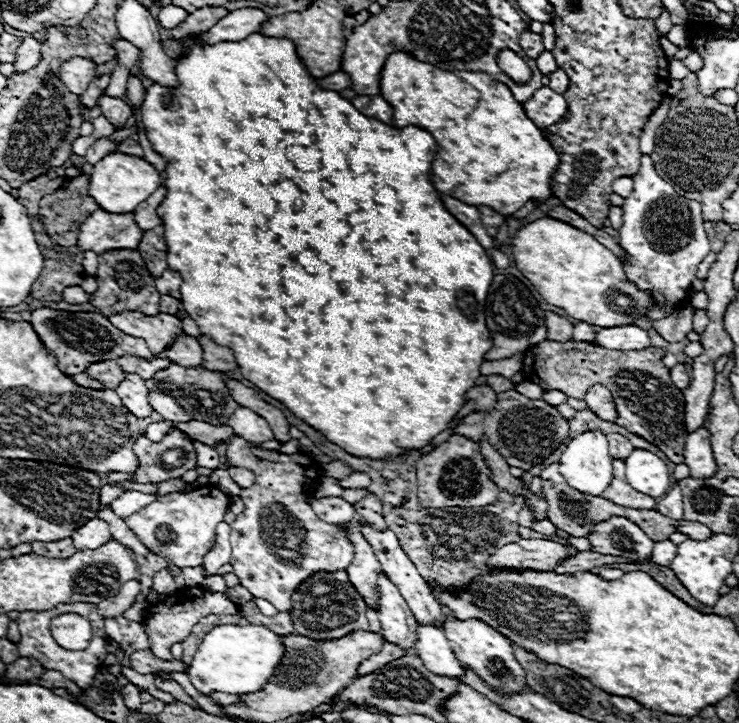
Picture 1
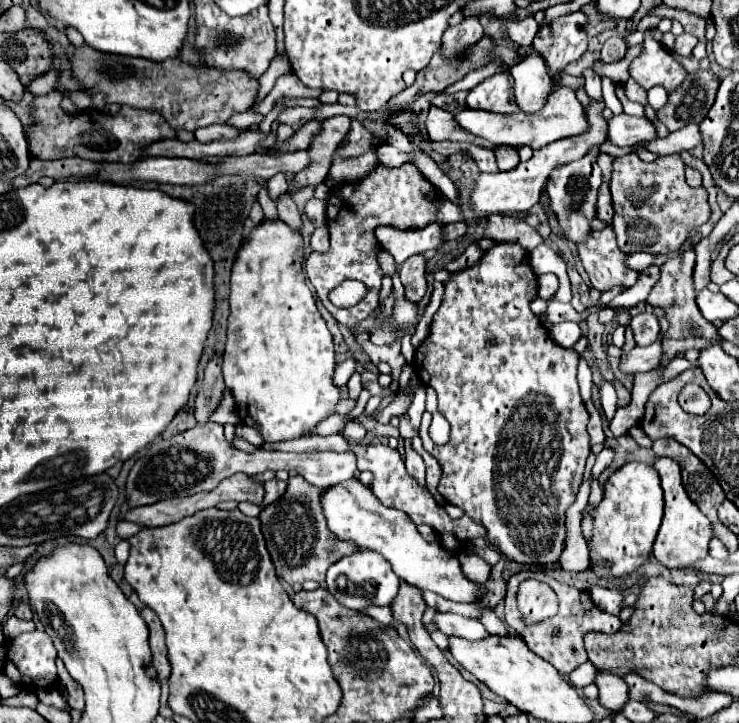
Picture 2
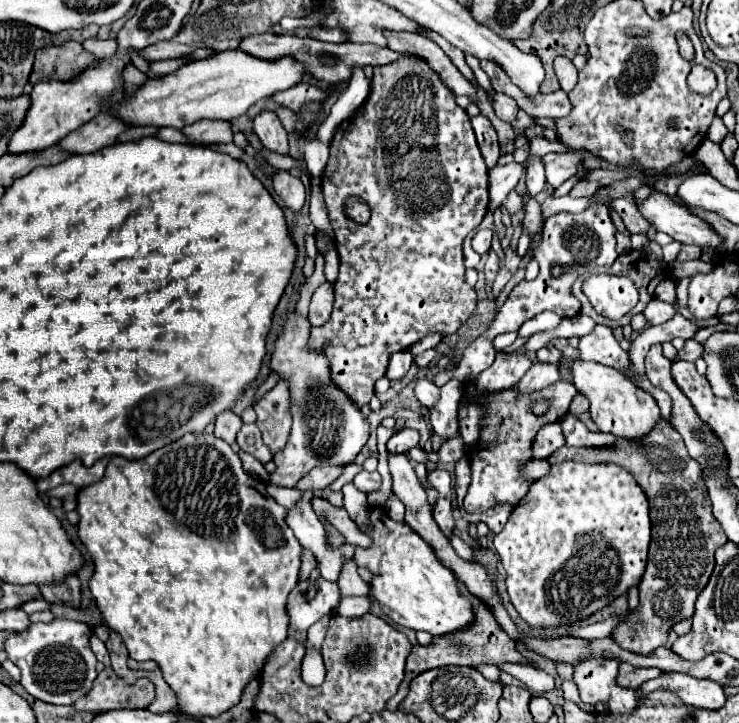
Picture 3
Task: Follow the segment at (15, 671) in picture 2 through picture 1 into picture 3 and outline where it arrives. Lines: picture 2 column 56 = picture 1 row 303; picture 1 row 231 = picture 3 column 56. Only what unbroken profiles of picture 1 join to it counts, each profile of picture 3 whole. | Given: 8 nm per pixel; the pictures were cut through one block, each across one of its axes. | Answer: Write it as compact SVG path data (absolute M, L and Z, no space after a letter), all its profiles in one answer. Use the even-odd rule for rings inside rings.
M52 620L48 624L30 624L28 630L24 632L14 632L6 638L4 650L8 658L22 670L22 680L26 692L32 694L34 698L48 702L48 704L64 704L70 706L74 700L82 698L90 688L96 678L96 656L90 650L90 640L92 632L90 626L84 622L74 622L74 620Z

